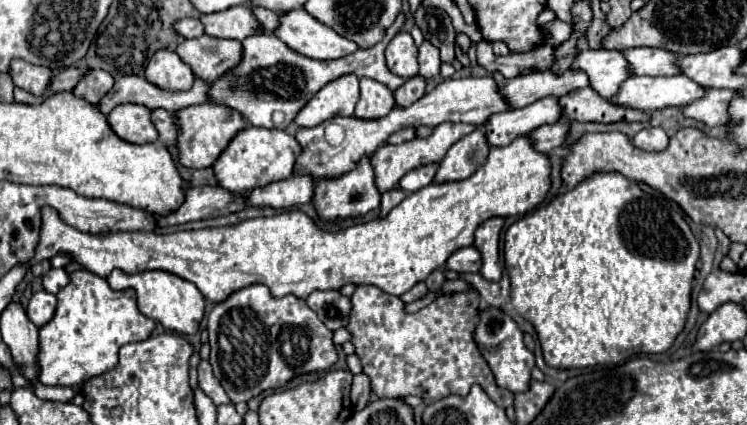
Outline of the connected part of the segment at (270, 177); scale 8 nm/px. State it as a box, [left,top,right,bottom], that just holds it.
[213,125,301,193]

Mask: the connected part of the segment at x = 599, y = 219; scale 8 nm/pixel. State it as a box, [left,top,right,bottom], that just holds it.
[503,171,699,369]

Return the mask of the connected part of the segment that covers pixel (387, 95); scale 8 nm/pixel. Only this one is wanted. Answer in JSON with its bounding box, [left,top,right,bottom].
[355,77,395,119]

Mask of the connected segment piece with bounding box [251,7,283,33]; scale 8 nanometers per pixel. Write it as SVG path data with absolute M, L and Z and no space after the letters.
M251 7L251 11L253 11L253 15L257 17L257 21L261 25L261 33L273 33L279 25L279 17L283 15L283 13L271 11L271 9L253 9Z

